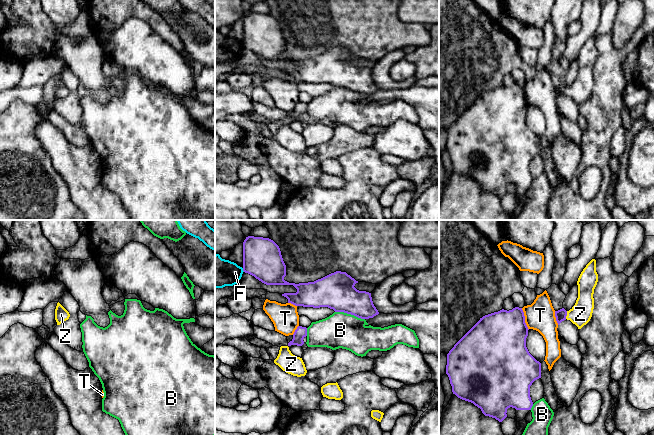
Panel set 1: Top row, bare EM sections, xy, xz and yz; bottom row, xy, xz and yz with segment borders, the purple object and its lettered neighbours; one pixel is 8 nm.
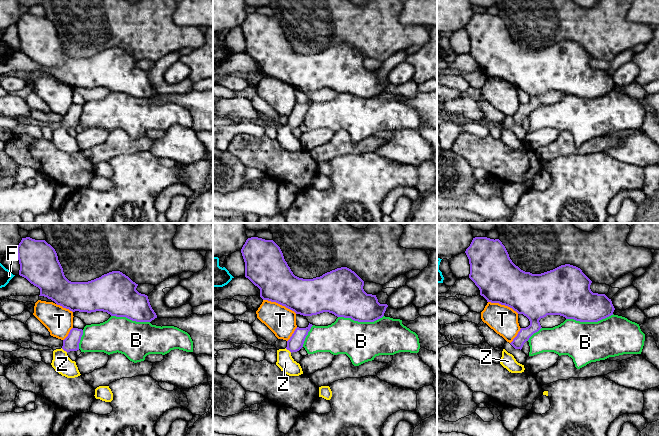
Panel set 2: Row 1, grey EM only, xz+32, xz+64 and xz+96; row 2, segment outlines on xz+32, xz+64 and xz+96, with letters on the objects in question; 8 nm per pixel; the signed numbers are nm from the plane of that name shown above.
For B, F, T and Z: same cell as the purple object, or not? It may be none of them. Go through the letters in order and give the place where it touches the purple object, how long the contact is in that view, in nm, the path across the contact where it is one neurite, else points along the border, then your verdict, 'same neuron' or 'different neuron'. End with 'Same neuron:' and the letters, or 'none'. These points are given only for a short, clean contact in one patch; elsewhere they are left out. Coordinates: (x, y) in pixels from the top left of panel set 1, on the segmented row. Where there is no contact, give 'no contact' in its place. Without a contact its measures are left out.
B: meets purple in xz at (350, 313); contact 240 nm long; different neuron
F: meets purple in xz at (243, 270); contact 40 nm long; different neuron
T: meets purple in yz at (524, 319); contact 190 nm long; different neuron
Z: meets purple in yz at (566, 315); contact 70 nm long; runs through yz (561, 314), (566, 315), (580, 314); same neuron
Same neuron: Z

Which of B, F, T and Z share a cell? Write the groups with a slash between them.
B / F / T / Z

